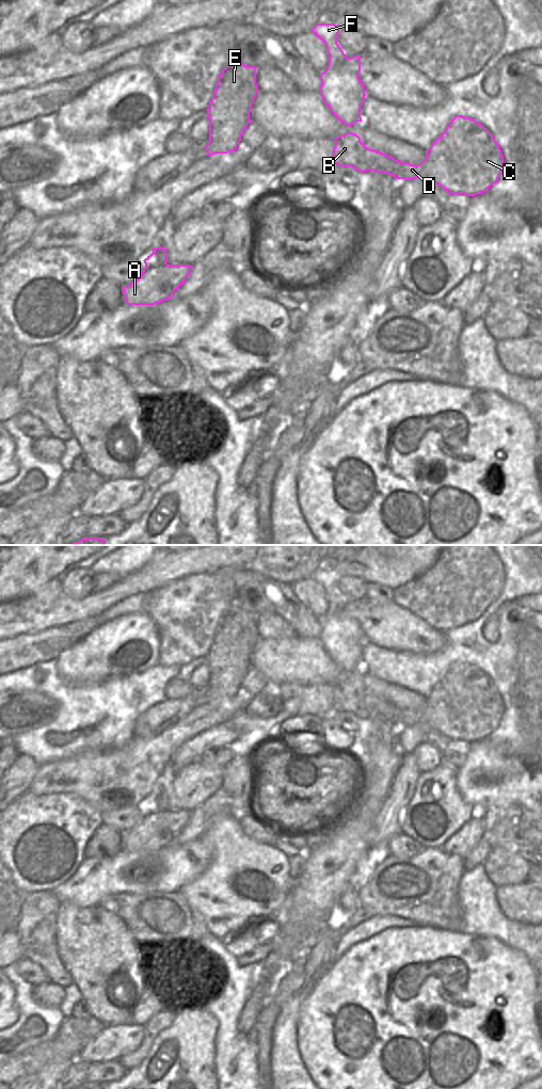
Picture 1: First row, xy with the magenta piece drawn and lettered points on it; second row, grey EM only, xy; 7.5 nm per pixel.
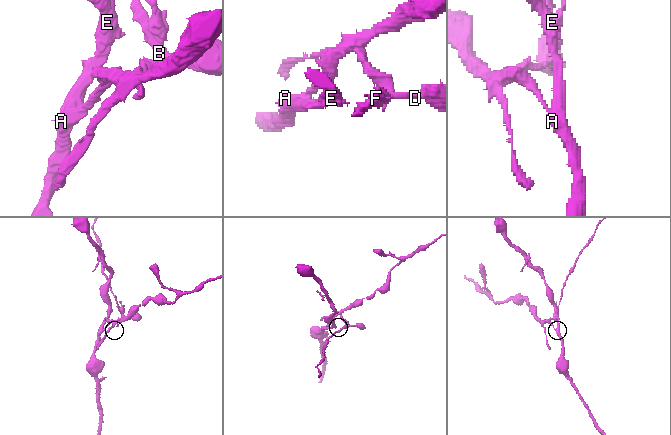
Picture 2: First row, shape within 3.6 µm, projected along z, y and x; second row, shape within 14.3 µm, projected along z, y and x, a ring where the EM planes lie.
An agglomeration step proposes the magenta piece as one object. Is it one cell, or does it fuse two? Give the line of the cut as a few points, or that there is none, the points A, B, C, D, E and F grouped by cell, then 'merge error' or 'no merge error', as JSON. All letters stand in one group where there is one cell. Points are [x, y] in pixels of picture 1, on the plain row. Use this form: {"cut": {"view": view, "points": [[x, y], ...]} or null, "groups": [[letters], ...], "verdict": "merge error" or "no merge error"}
{"cut": {"view": "xy", "points": [[145, 812], [164, 817], [164, 830], [174, 836]]}, "groups": [["A", "E"], ["B", "C", "D", "F"]], "verdict": "merge error"}

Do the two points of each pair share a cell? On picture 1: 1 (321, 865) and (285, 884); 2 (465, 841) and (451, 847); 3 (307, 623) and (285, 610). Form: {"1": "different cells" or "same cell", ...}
{"1": "different cells", "2": "same cell", "3": "same cell"}

